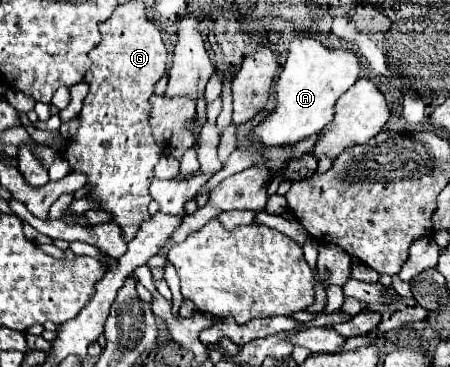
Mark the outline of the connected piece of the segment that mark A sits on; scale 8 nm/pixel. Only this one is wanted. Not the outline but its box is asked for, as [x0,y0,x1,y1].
[252,37,360,147]

